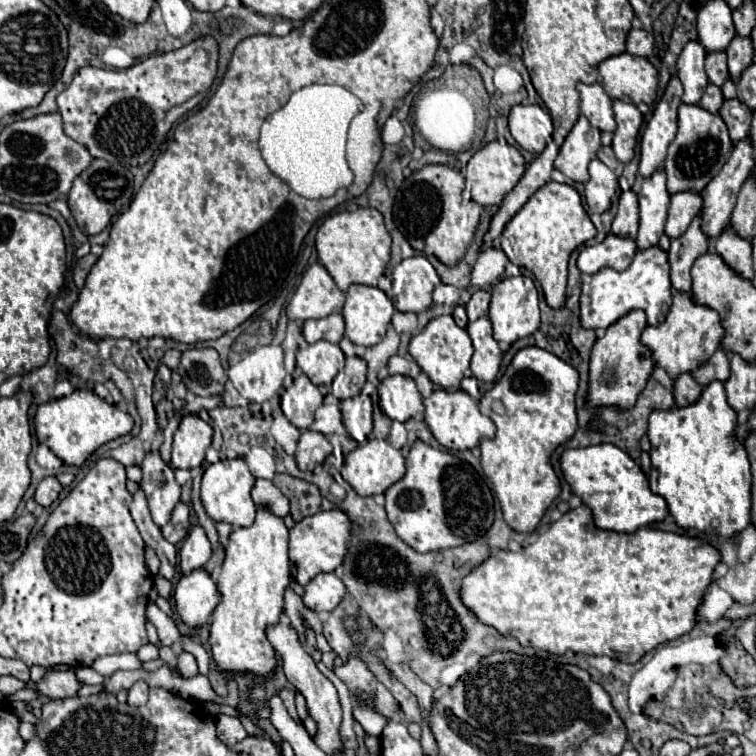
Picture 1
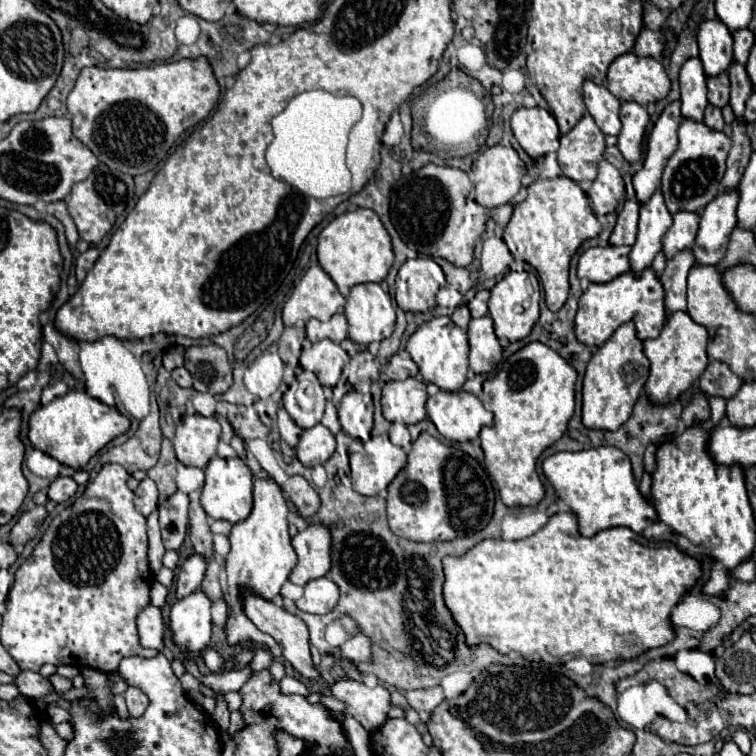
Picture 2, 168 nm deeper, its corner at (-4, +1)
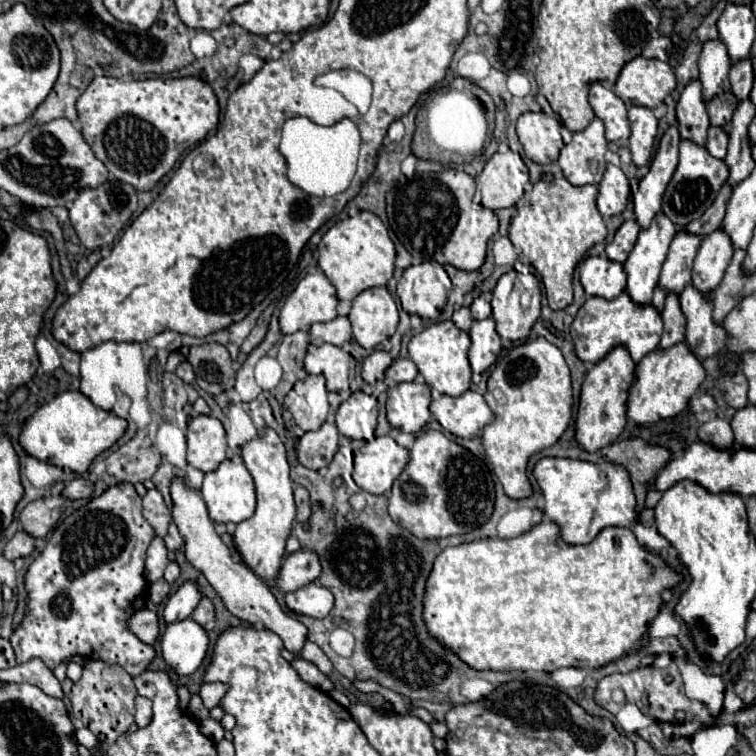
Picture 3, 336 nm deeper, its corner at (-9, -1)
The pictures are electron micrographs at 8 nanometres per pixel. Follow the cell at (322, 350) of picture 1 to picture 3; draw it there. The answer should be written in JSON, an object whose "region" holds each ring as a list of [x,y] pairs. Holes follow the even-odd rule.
{"region":[[[321,345],[315,353],[307,353],[305,369],[313,375],[325,375],[327,391],[341,391],[349,385],[349,363],[354,358],[335,345]]]}

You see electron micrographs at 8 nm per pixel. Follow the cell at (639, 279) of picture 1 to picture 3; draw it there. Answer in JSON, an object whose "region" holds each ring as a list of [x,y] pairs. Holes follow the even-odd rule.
{"region":[[[621,293],[613,301],[607,301],[601,297],[589,297],[571,323],[575,355],[583,363],[601,361],[617,345],[623,345],[629,351],[631,359],[639,363],[647,353],[657,349],[657,343],[661,341],[661,331],[663,331],[663,321],[661,321],[661,315],[655,311],[655,307],[635,305],[627,293]]]}

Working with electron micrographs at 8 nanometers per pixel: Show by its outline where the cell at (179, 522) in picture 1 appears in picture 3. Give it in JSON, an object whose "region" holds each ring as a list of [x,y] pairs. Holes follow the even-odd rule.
{"region":[[[171,523],[169,525],[169,533],[165,535],[165,547],[169,549],[169,551],[177,551],[181,545],[183,545],[183,539],[181,539],[181,535],[179,535],[179,531],[177,531],[177,527],[175,527],[175,523]]]}

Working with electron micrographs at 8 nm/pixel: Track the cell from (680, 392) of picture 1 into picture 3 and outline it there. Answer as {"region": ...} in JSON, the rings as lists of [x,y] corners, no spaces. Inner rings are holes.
{"region":[[[711,419],[699,427],[699,439],[715,449],[731,449],[735,443],[731,425],[725,419]]]}

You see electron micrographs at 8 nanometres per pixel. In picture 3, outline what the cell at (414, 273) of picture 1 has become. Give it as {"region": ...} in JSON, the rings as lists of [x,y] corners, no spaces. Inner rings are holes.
{"region":[[[425,261],[405,269],[397,283],[397,297],[409,315],[437,319],[447,303],[451,287],[451,280],[443,266],[436,261]]]}

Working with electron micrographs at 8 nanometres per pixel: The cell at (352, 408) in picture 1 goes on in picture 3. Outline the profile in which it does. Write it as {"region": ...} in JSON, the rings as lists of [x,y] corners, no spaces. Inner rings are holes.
{"region":[[[357,391],[347,401],[343,401],[337,411],[339,435],[353,440],[371,441],[375,437],[377,418],[377,399],[373,395]]]}

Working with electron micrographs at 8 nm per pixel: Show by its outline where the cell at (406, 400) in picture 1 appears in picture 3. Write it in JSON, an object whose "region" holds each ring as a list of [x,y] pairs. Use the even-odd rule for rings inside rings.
{"region":[[[418,381],[399,383],[387,395],[387,421],[403,433],[417,433],[429,421],[431,391]]]}

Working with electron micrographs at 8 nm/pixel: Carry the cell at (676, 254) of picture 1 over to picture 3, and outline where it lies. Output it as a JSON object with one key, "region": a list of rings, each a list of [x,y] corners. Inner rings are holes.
{"region":[[[669,295],[665,299],[665,311],[663,311],[663,337],[659,343],[659,349],[669,349],[683,341],[685,333],[685,317],[681,315],[681,309],[677,307],[677,295]]]}

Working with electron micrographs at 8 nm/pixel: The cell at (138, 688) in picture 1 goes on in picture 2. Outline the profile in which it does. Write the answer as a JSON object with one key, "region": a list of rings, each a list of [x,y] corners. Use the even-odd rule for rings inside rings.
{"region":[[[128,687],[128,691],[124,693],[126,697],[126,705],[128,705],[128,713],[132,717],[140,717],[144,713],[144,709],[148,707],[148,697],[142,689],[138,687]]]}

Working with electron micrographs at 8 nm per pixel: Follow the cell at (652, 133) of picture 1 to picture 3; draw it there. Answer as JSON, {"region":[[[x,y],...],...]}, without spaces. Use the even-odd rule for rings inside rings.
{"region":[[[671,125],[659,143],[659,151],[651,161],[649,173],[639,181],[638,191],[632,195],[635,219],[641,227],[647,227],[651,219],[661,211],[665,187],[677,169],[679,143],[681,137],[677,125]]]}

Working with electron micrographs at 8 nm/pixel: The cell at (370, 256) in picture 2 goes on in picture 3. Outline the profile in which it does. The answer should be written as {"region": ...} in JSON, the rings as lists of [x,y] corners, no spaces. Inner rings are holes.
{"region":[[[361,211],[355,217],[335,223],[319,243],[319,267],[331,281],[339,299],[353,301],[369,287],[385,285],[393,277],[395,247],[381,219],[375,213]]]}

